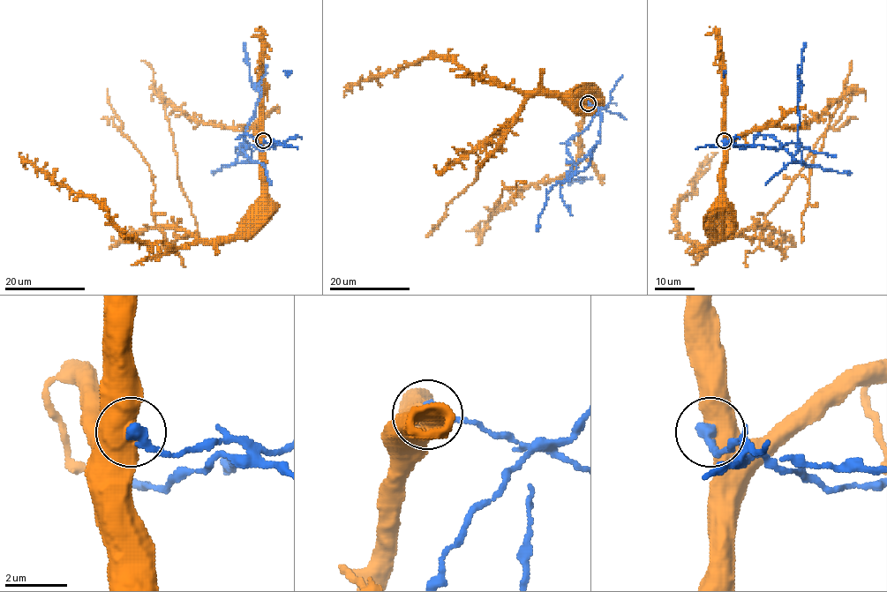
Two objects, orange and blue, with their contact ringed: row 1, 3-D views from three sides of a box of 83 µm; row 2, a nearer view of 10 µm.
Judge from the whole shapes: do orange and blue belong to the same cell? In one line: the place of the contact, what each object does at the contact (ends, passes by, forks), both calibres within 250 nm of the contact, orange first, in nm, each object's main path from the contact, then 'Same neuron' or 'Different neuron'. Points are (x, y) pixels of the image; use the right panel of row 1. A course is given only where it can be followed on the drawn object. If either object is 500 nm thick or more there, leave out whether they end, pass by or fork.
Place: (724, 140). Thickness 750 nm (orange) against 420 nm. Course of orange: (724, 140), (723, 225), (716, 240), (764, 227), (765, 216), (783, 197), (813, 146), (836, 122), (855, 89). Course of blue: (724, 140), (725, 143), (746, 147), (752, 146), (757, 135), (772, 136), (792, 157), (796, 153), (804, 42). Different neuron

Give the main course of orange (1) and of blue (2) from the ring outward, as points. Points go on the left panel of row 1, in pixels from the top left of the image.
1: (263, 140), (262, 206), (236, 233), (206, 240), (158, 227), (151, 210), (153, 176), (122, 132), (108, 89)
2: (263, 140), (275, 143), (265, 147), (242, 135), (251, 155), (241, 148), (260, 93), (251, 79), (244, 42)

